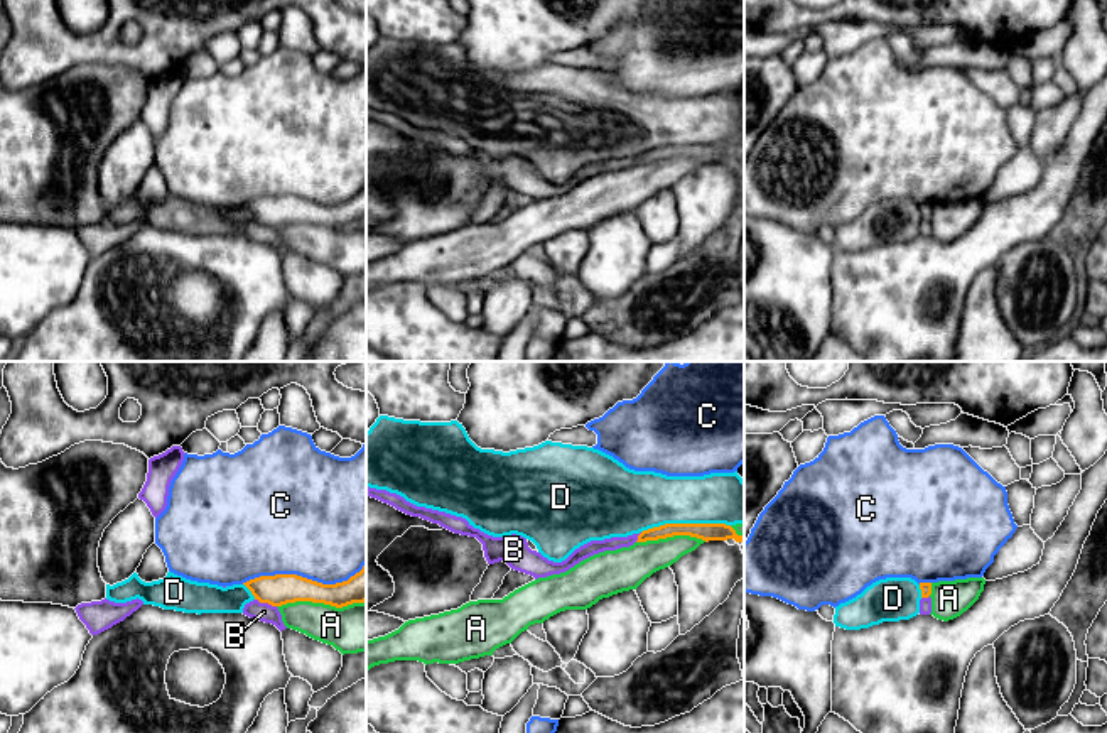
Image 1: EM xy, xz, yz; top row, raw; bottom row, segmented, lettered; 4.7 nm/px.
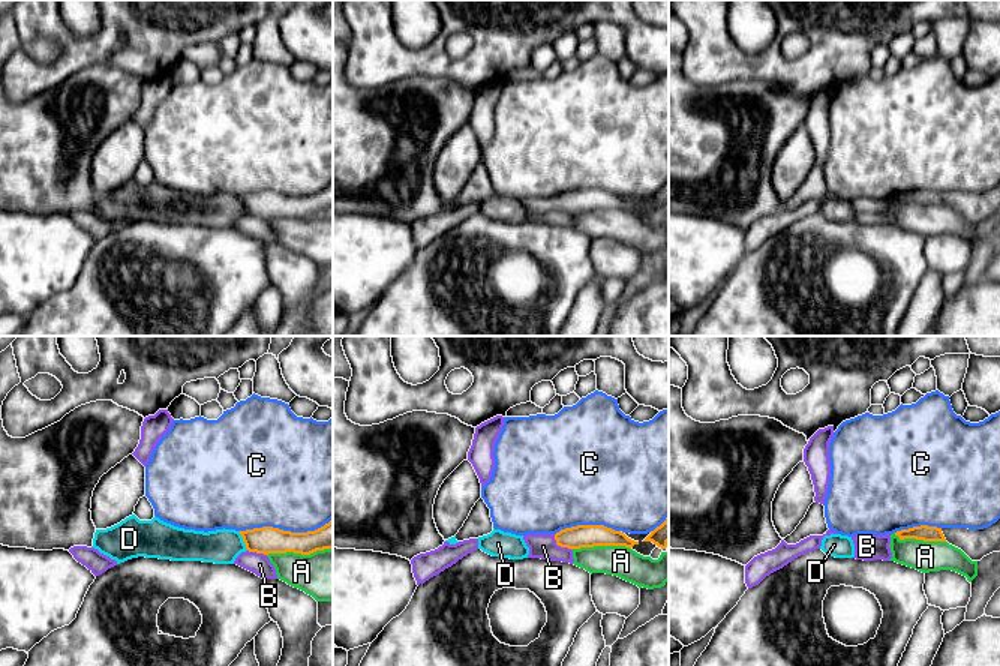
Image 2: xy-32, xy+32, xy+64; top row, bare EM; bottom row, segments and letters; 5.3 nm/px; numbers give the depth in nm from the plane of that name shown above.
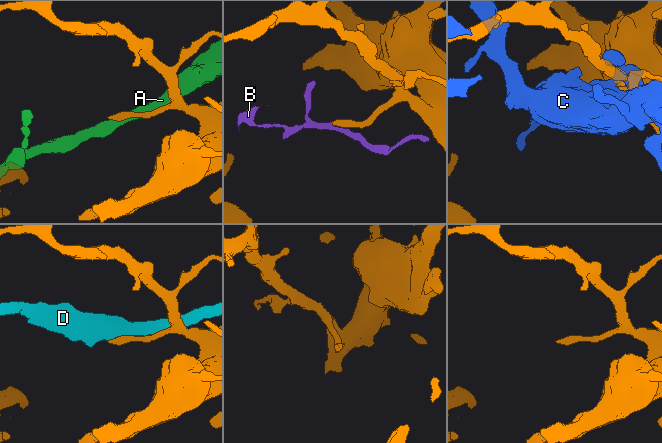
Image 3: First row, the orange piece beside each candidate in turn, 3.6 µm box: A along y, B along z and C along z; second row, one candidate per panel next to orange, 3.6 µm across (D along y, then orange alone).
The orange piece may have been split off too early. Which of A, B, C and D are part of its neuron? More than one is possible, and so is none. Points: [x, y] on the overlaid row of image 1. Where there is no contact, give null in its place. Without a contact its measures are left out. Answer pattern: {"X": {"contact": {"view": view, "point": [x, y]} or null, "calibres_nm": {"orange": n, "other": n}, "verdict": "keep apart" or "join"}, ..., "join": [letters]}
{"A": {"contact": {"view": "xy", "point": [319, 602]}, "calibres_nm": {"orange": 150, "other": 240}, "verdict": "keep apart"}, "B": {"contact": {"view": "xy", "point": [265, 602]}, "calibres_nm": {"orange": 150, "other": 90}, "verdict": "join"}, "C": {"contact": {"view": "xy", "point": [304, 578]}, "calibres_nm": {"orange": 150, "other": 500}, "verdict": "keep apart"}, "D": {"contact": {"view": "xz", "point": [685, 524]}, "calibres_nm": {"orange": 80, "other": 280}, "verdict": "keep apart"}, "join": ["B"]}

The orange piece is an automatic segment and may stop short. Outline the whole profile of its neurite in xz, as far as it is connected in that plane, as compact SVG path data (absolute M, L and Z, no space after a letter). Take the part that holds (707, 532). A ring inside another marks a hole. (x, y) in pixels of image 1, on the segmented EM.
M366 486L366 495L383 503L388 503L407 515L420 517L432 524L439 524L440 527L454 534L476 537L483 544L483 551L484 551L484 557L488 564L503 561L511 569L530 574L535 579L565 573L575 564L579 564L580 561L594 554L599 554L604 551L616 551L621 547L629 547L634 542L658 540L658 539L667 539L673 535L690 535L690 537L702 539L705 542L727 540L727 539L742 542L742 535L737 535L736 530L726 524L665 524L660 527L643 530L640 534L628 535L628 537L611 537L604 540L591 540L580 546L579 549L575 549L565 561L554 562L543 557L540 552L532 551L528 547L526 539L521 535L516 535L516 534L505 535L505 537L488 535L481 532L479 529L474 529L462 517L456 517L456 515L425 508L425 507L417 507L407 502L403 497L397 493L390 493L386 490L376 490L376 488Z

